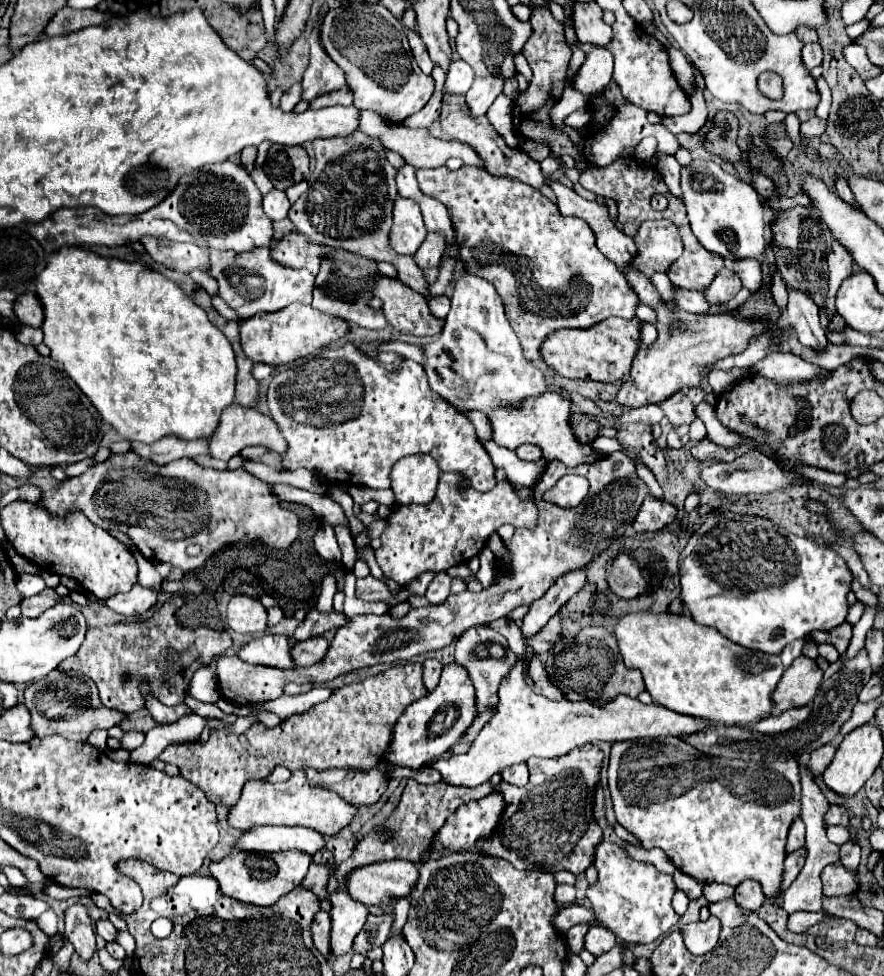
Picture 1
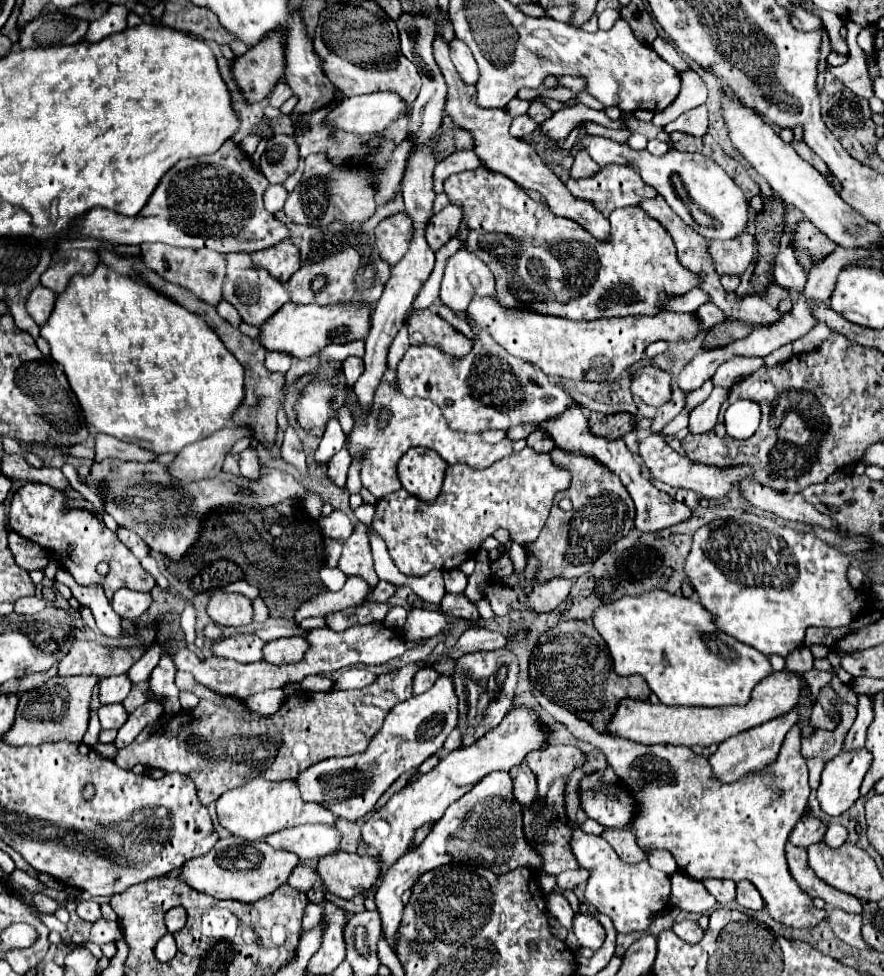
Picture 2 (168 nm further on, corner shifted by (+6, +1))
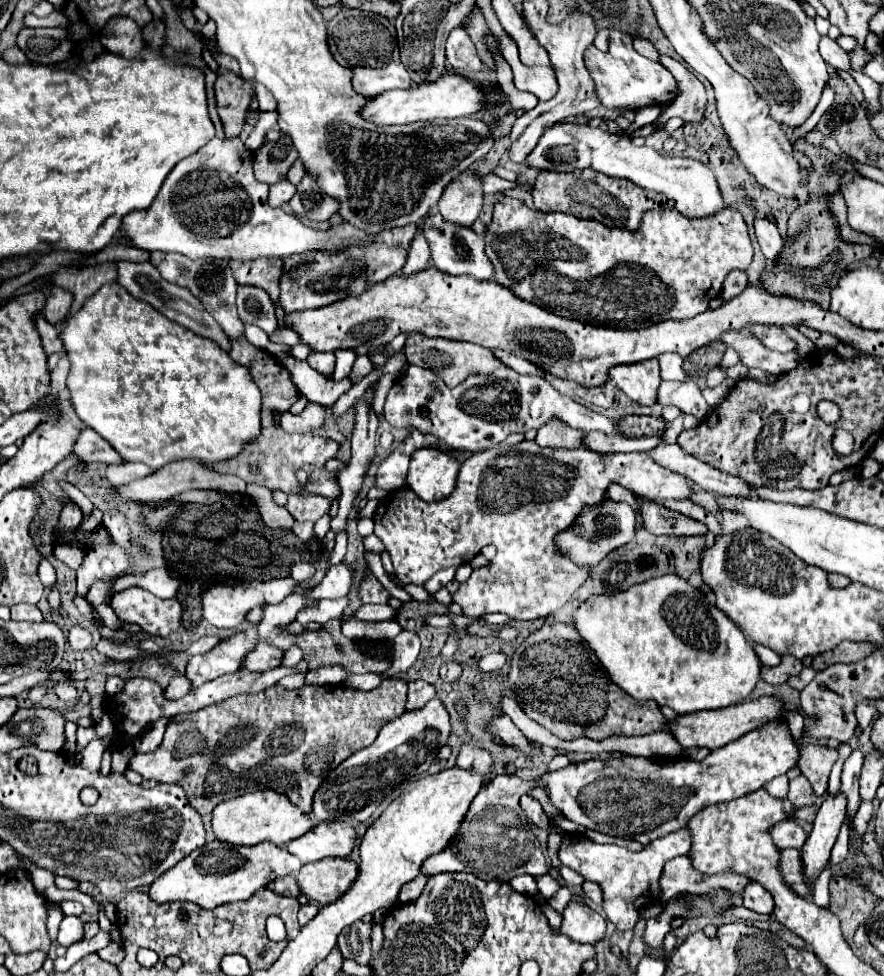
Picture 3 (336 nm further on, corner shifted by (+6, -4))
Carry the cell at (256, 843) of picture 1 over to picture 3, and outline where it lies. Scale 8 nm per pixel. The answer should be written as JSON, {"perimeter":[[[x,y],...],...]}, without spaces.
{"perimeter":[[[317,822],[307,834],[303,834],[301,838],[289,842],[285,848],[289,848],[291,854],[295,854],[303,864],[307,862],[317,862],[321,858],[327,858],[327,856],[339,856],[339,858],[347,858],[351,852],[353,852],[353,846],[355,846],[355,840],[357,840],[357,832],[351,824],[347,822]]]}

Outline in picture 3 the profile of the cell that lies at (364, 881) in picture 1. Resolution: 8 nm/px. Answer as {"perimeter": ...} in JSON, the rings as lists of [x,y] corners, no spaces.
{"perimeter":[[[325,858],[305,864],[297,874],[301,892],[325,906],[335,902],[357,878],[357,864],[349,858]]]}

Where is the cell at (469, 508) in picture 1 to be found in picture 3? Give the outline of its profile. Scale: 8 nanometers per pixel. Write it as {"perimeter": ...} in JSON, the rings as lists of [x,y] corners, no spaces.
{"perimeter":[[[523,440],[515,446],[505,444],[471,454],[461,464],[457,486],[447,500],[425,502],[417,494],[413,494],[409,486],[389,492],[383,500],[379,500],[379,506],[373,514],[375,536],[391,554],[397,578],[403,584],[417,586],[423,586],[435,572],[443,568],[461,566],[463,562],[473,560],[473,556],[477,556],[483,546],[493,544],[497,548],[497,554],[491,564],[473,570],[471,578],[463,582],[453,594],[453,602],[459,604],[463,614],[469,618],[481,618],[483,614],[493,612],[507,614],[513,620],[545,618],[569,602],[575,590],[587,580],[591,570],[589,566],[573,564],[565,554],[561,554],[555,544],[555,536],[571,528],[585,508],[597,506],[605,498],[609,498],[607,490],[611,484],[621,484],[635,496],[653,502],[661,502],[667,498],[683,500],[693,496],[693,488],[683,476],[655,464],[647,456],[647,452],[601,454],[585,448],[541,448],[535,440]]]}

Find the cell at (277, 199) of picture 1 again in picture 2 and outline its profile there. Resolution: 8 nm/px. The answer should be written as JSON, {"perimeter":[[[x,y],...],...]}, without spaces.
{"perimeter":[[[269,185],[267,191],[265,191],[265,197],[263,197],[265,209],[269,213],[277,213],[277,211],[283,209],[285,199],[287,199],[287,191],[285,191],[283,185]]]}

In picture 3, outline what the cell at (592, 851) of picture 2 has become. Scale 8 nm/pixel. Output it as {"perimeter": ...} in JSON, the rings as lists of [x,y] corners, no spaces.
{"perimeter":[[[681,828],[651,842],[643,852],[631,852],[615,844],[597,844],[589,840],[585,834],[565,832],[559,848],[559,860],[563,866],[573,868],[581,876],[585,876],[585,880],[593,880],[603,888],[603,910],[607,918],[617,926],[617,930],[633,930],[633,926],[639,920],[639,910],[645,904],[659,902],[661,896],[659,876],[665,862],[675,856],[687,854],[689,848],[691,848],[689,828]]]}

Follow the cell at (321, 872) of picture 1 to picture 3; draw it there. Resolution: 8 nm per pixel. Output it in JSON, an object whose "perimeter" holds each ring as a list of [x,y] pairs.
{"perimeter":[[[285,876],[285,878],[277,878],[277,880],[273,880],[273,884],[269,884],[267,886],[269,890],[273,890],[273,892],[279,892],[281,896],[299,896],[301,894],[301,890],[299,890],[299,886],[297,886],[297,880],[293,878],[293,876]]]}

